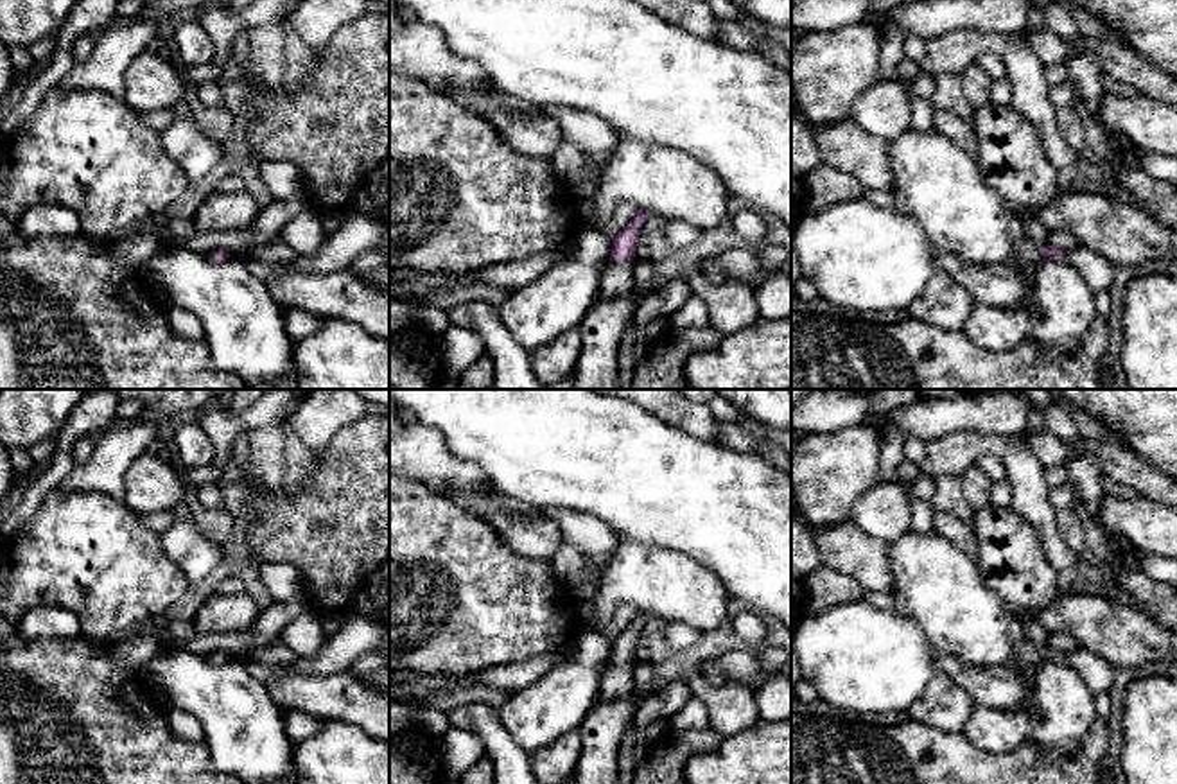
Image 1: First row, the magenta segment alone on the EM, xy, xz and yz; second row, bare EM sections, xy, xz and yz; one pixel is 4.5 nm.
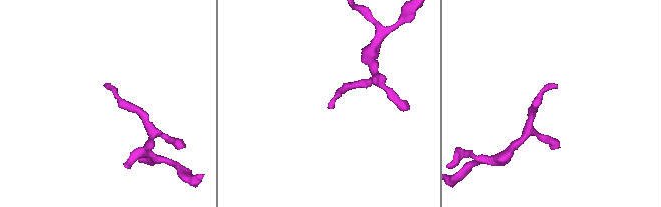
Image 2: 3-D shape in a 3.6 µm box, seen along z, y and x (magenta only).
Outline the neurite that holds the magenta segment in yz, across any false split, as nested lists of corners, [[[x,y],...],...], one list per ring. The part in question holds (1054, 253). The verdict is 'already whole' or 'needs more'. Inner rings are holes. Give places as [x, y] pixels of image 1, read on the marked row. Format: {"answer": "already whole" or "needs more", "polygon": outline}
{"answer": "needs more", "polygon": [[[1050,244],[1042,251],[1042,258],[1066,260],[1077,267],[1085,278],[1087,285],[1096,291],[1107,291],[1112,282],[1112,266],[1096,251],[1087,246],[1075,246],[1071,251],[1051,248]]]}

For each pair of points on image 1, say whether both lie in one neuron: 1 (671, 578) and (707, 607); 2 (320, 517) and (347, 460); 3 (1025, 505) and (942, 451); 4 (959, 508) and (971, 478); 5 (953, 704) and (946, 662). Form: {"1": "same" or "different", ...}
{"1": "same", "2": "same", "3": "same", "4": "different", "5": "different"}

